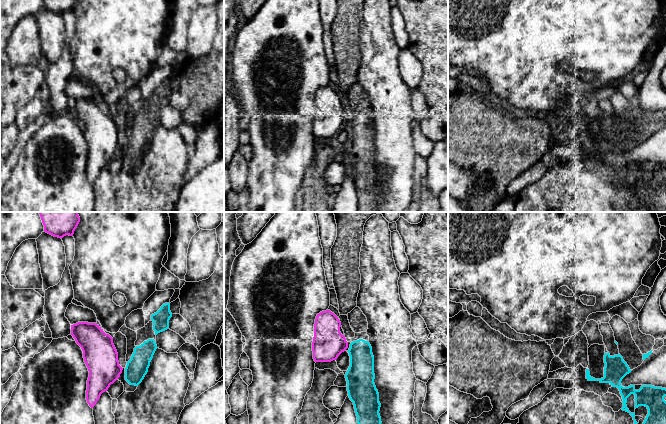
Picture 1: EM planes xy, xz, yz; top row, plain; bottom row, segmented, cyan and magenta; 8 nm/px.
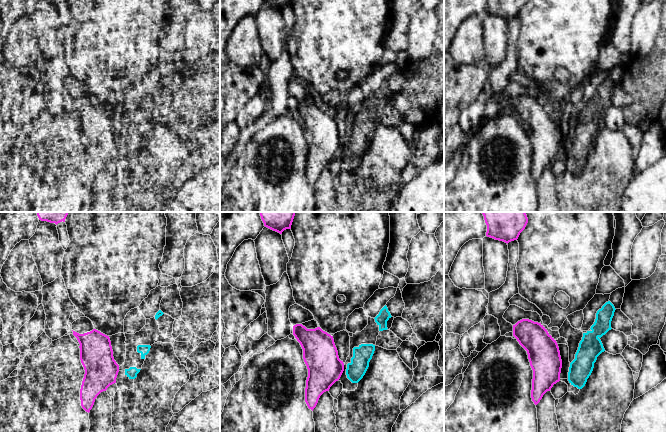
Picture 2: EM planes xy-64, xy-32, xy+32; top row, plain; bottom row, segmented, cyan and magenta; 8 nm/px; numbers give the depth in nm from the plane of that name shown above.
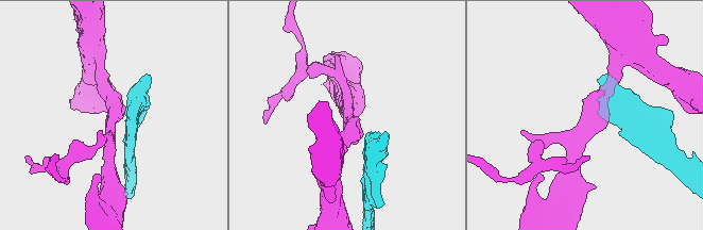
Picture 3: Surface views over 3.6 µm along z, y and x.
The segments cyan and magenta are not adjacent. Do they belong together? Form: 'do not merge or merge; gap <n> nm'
do not merge; gap 20 nm

